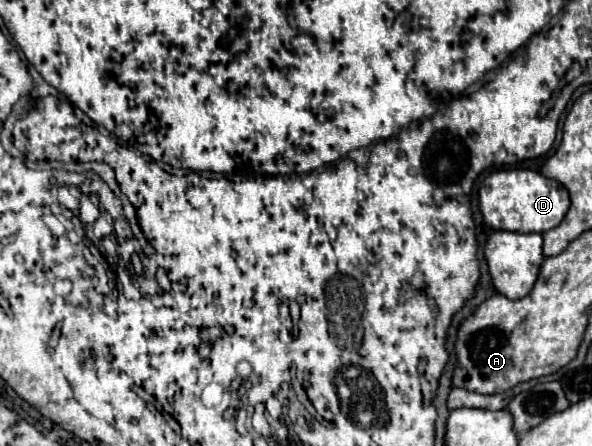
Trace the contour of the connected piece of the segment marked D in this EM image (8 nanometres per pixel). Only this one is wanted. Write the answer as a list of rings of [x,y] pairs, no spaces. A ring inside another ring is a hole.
[[[496,170],[490,172],[478,190],[480,196],[480,212],[484,224],[492,230],[510,230],[510,232],[538,232],[544,234],[546,230],[560,224],[564,214],[570,208],[570,196],[566,188],[542,176],[534,170]]]

